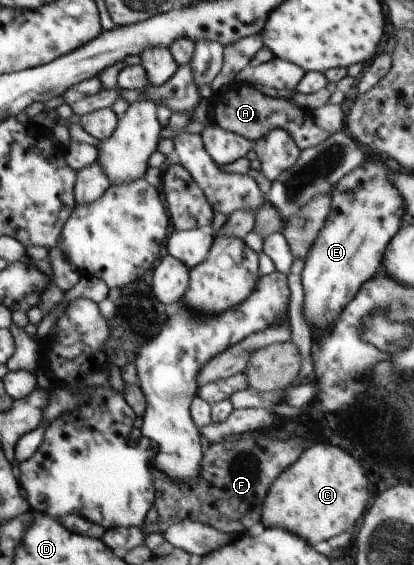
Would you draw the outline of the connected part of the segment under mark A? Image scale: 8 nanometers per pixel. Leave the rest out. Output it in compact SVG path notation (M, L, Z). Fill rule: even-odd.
M247 83L241 86L241 90L231 86L227 92L214 93L210 101L215 113L214 124L243 136L254 144L275 128L281 128L291 136L300 151L303 151L322 144L334 133L345 131L346 119L340 105L328 103L305 116L307 112L298 108L292 100L270 98Z

